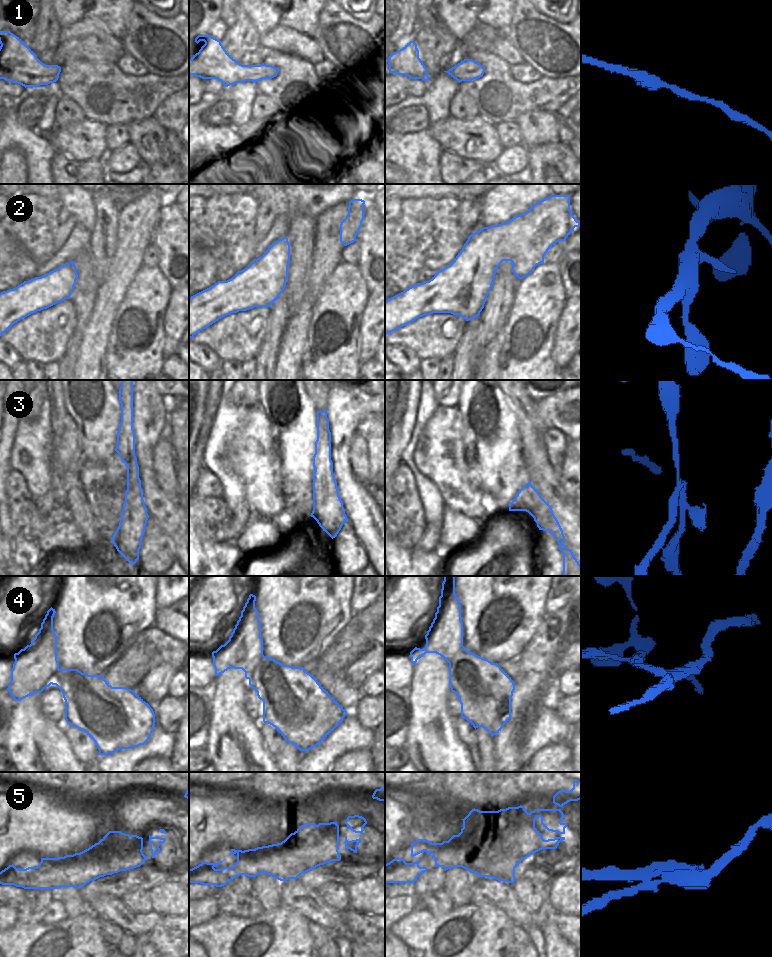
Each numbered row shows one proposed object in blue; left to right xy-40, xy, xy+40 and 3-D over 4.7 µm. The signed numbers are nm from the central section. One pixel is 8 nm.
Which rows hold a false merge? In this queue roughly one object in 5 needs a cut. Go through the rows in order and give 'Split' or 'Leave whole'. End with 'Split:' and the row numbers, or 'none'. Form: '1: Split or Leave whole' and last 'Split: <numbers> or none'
1: Leave whole
2: Leave whole
3: Split
4: Split
5: Split
Split: 3, 4, 5

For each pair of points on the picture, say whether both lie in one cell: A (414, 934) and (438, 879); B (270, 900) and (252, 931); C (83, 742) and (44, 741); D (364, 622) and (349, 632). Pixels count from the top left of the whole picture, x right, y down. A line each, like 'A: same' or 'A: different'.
A: different
B: different
C: different
D: same

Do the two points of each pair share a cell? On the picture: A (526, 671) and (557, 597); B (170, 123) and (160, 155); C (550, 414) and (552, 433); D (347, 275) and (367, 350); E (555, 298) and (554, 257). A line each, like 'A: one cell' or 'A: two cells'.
A: two cells
B: two cells
C: two cells
D: two cells
E: two cells

